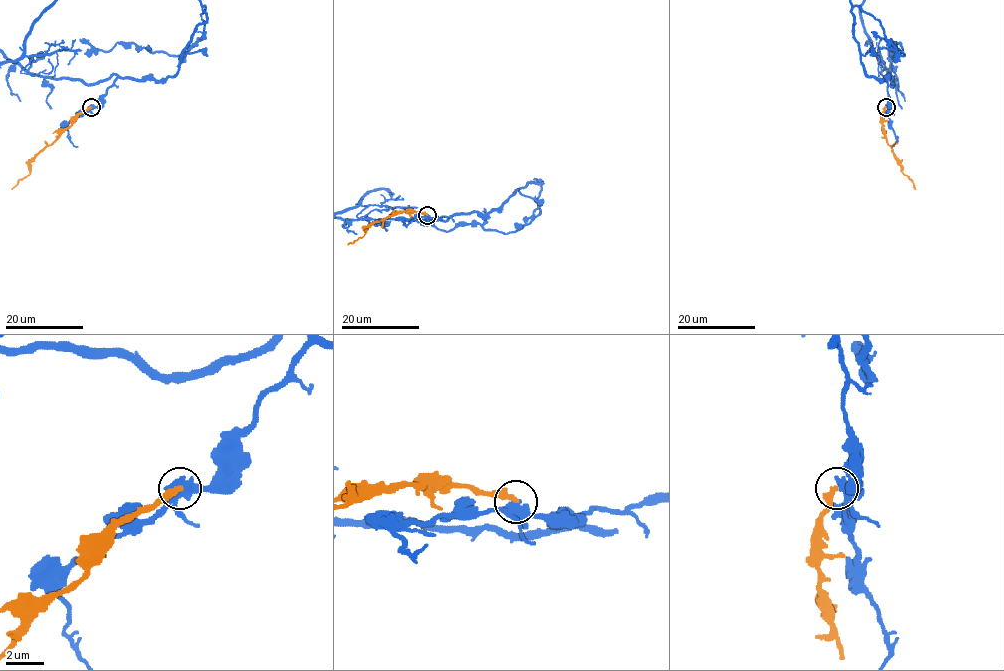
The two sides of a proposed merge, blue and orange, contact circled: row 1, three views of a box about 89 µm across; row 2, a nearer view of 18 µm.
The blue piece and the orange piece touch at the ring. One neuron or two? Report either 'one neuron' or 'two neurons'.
two neurons

